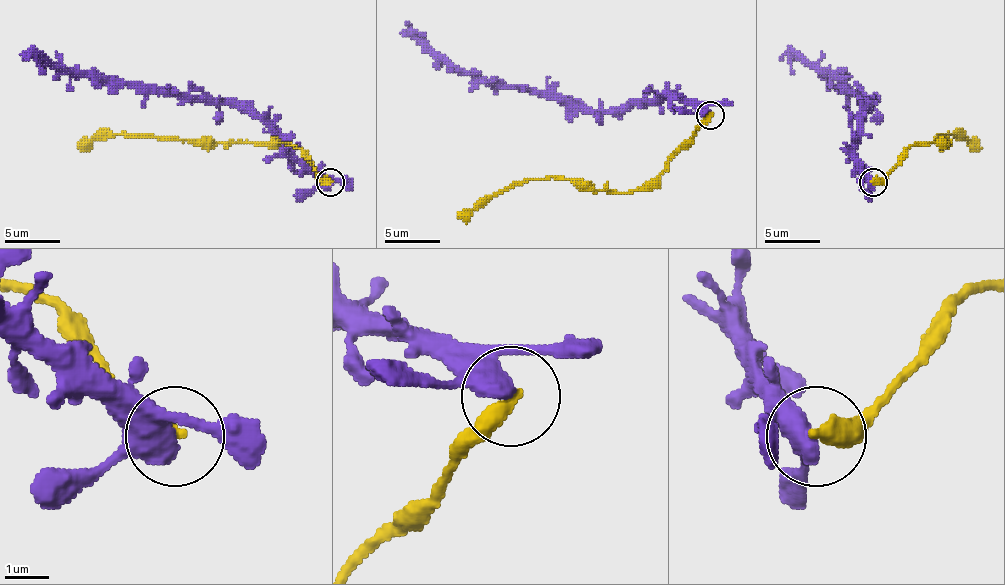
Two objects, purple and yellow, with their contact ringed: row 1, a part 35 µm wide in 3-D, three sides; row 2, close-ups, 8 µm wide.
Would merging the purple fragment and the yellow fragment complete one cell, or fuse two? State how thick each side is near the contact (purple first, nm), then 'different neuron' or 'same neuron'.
460 nm thick on the purple side, 440 nm on the other; different neuron

